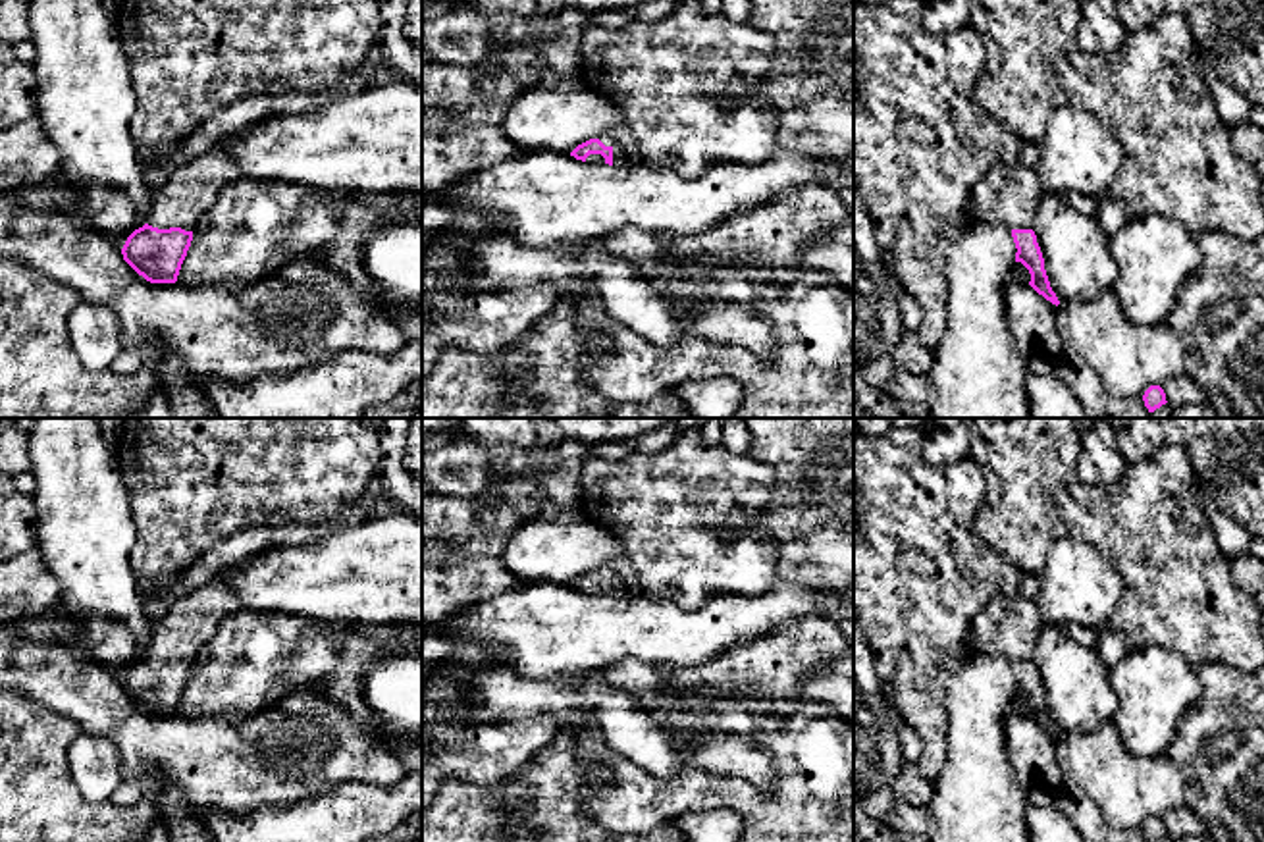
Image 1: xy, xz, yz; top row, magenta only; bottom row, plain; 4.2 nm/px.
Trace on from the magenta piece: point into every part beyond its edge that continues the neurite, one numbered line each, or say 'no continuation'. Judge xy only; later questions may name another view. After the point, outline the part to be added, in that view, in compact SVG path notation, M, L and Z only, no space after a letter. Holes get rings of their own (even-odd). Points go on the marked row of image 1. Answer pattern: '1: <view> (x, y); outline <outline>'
1: xy (184, 199); outline M214 146L206 154L175 168L166 183L152 193L146 224L158 229L181 227L195 231L222 187L243 173L224 150Z

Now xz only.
1: xz (619, 157); outline M599 137L605 146L613 148L613 166L626 166L632 158L609 137Z

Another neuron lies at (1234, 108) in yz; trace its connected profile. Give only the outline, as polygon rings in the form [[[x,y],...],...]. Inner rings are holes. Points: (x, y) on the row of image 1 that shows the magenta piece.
[[[1204,54],[1200,56],[1200,71],[1214,96],[1220,118],[1231,127],[1249,121],[1254,104],[1224,81]]]

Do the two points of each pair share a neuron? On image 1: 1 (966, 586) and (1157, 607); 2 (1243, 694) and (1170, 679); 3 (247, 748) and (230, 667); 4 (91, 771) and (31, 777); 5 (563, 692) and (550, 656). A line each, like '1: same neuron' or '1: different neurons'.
1: different neurons
2: different neurons
3: different neurons
4: different neurons
5: different neurons

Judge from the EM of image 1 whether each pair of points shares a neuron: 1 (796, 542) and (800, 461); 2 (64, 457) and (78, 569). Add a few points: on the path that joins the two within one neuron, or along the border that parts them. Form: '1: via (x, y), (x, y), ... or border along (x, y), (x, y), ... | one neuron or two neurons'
1: via (802, 523), (802, 480) | one neuron
2: via (78, 484), (79, 542) | one neuron

